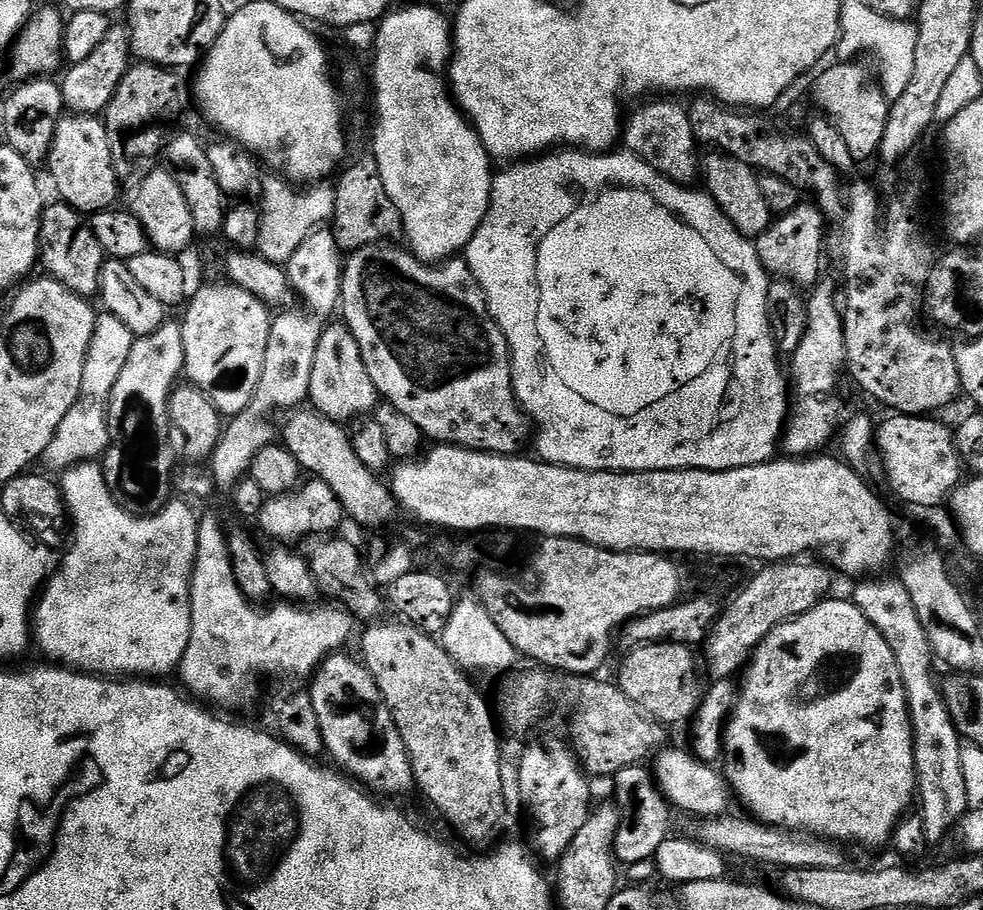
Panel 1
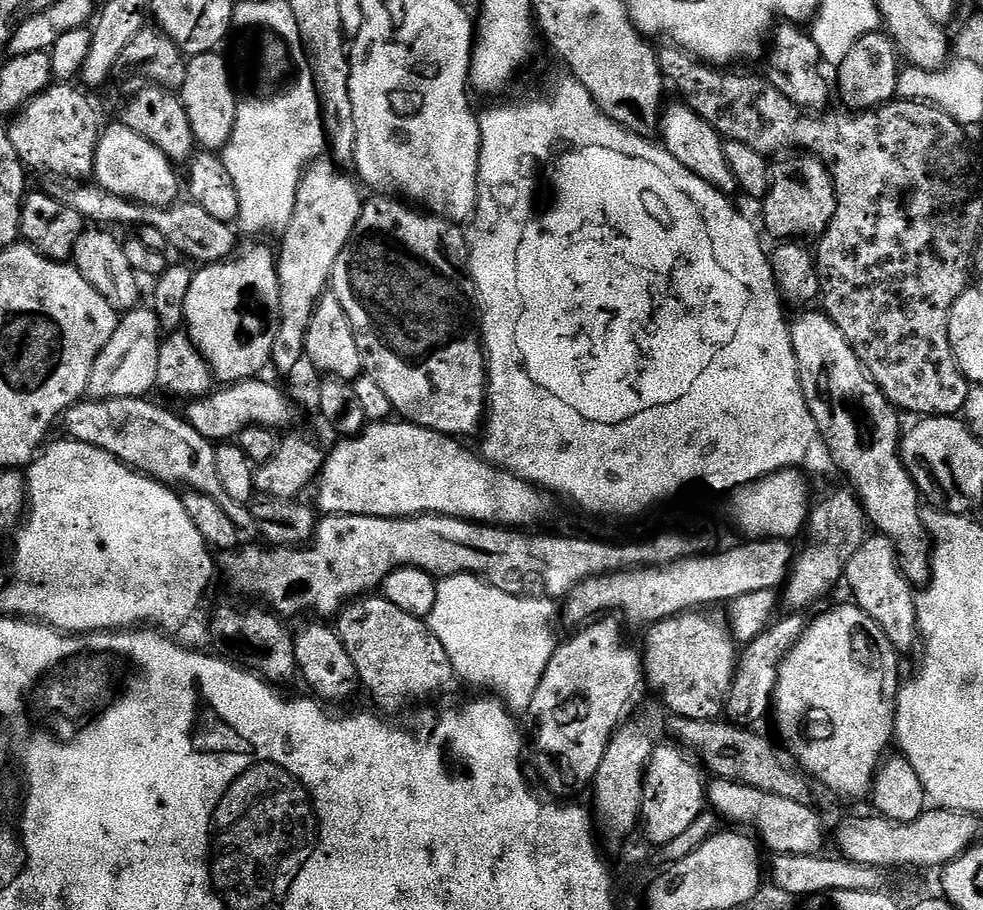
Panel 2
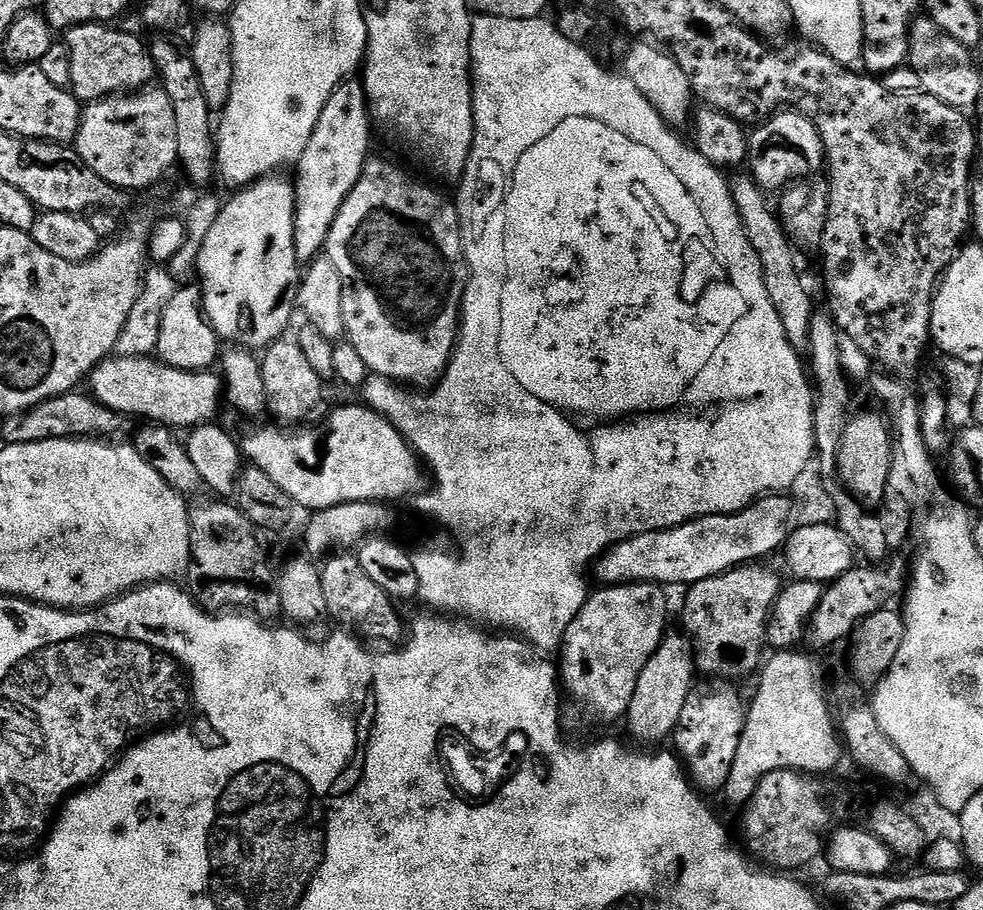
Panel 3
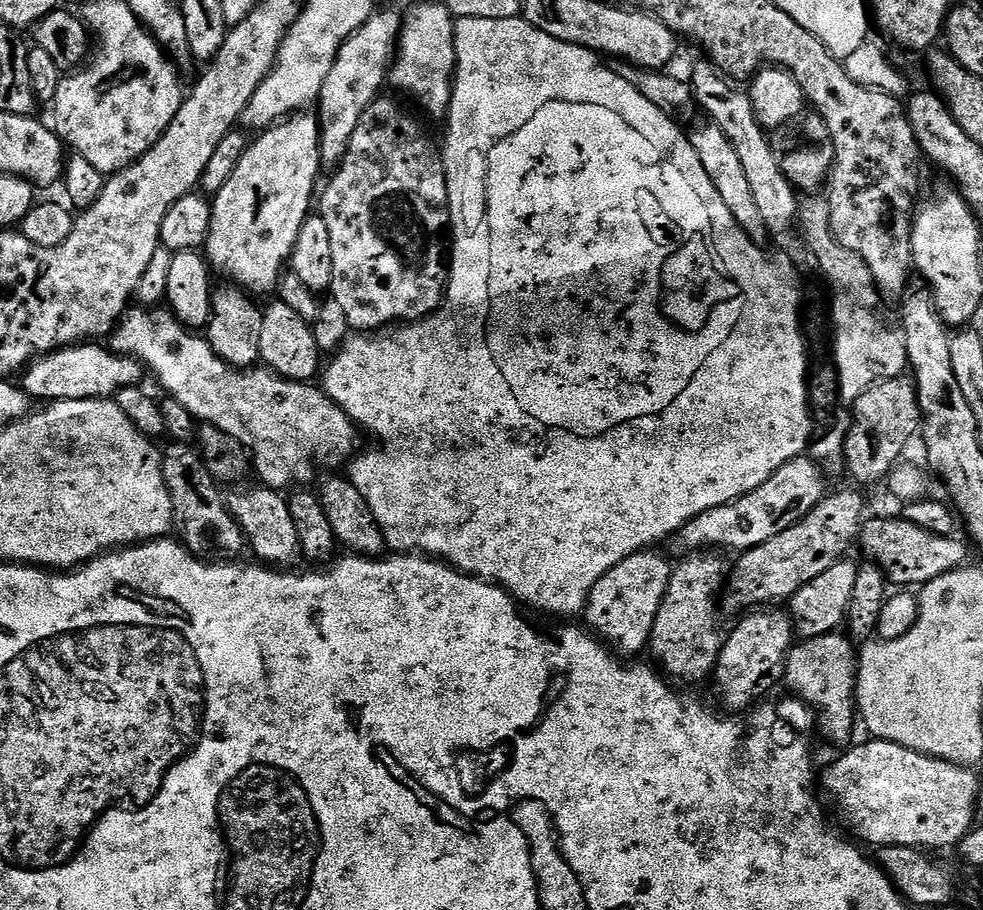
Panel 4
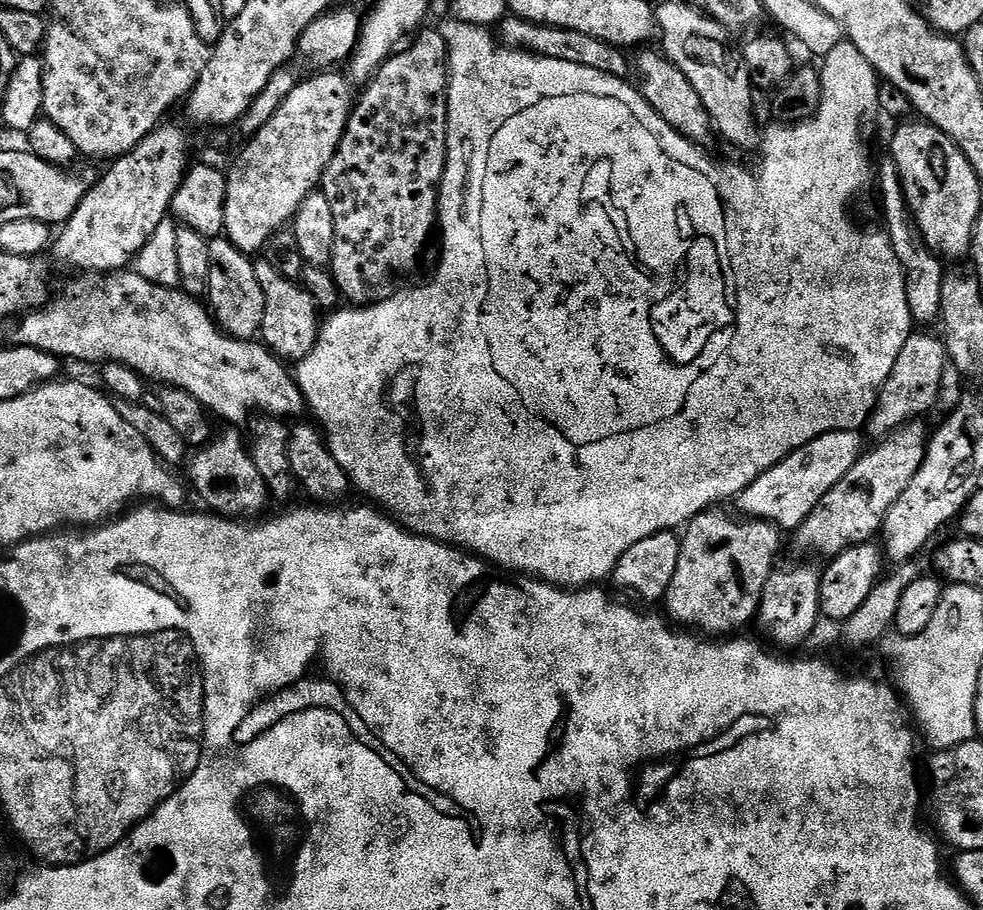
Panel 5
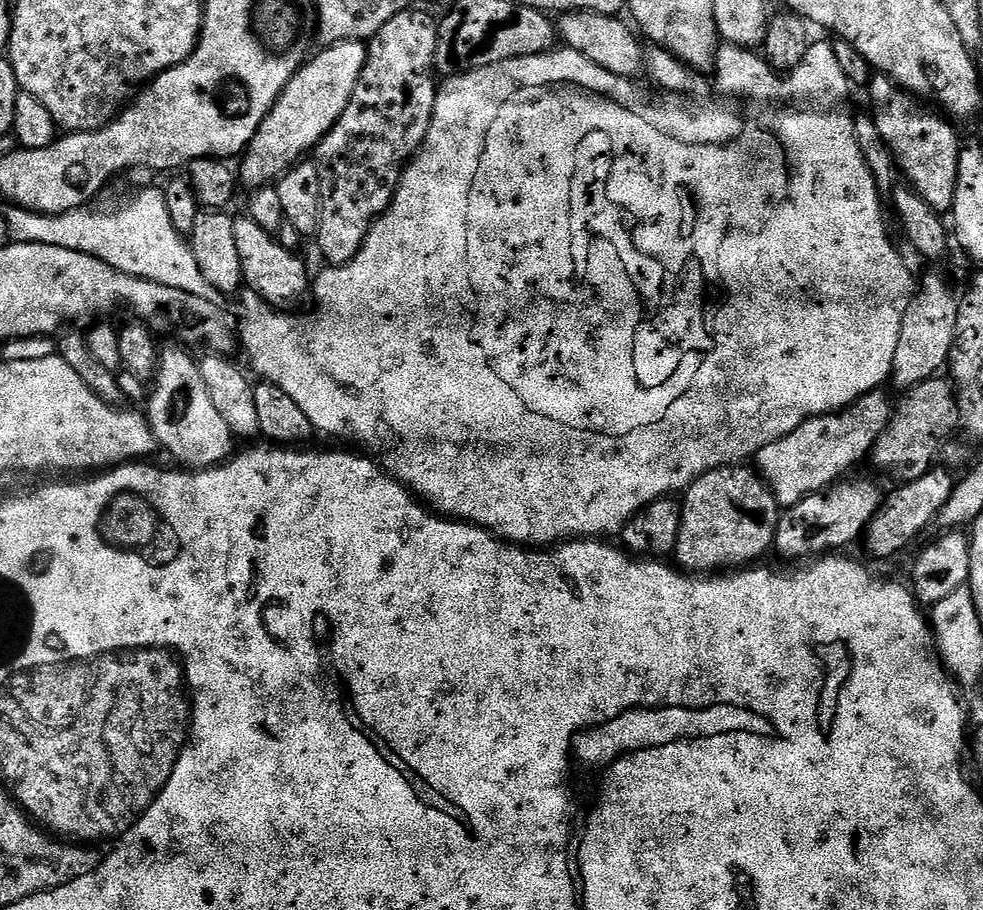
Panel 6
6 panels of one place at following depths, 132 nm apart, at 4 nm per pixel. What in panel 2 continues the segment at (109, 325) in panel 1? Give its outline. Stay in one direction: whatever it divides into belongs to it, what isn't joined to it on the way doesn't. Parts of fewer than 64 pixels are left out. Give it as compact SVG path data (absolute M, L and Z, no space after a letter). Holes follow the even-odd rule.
M139 306L132 312L125 312L116 321L110 342L98 354L94 370L90 370L87 395L93 401L147 397L151 388L157 387L158 350L162 339L160 320L151 307Z

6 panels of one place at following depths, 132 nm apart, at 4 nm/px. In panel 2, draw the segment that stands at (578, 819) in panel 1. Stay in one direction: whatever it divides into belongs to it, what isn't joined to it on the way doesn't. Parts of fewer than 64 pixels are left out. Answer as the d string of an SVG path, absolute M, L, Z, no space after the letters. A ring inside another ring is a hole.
M608 614L573 631L576 633L565 644L564 641L557 643L550 666L546 666L542 682L538 682L538 690L534 690L534 702L530 702L527 711L533 720L530 744L536 747L536 768L552 792L572 792L575 788L587 789L591 785L598 774L598 766L602 766L602 754L606 754L608 743L625 719L624 711L632 695L639 690L640 684L642 688L642 652L639 647L628 645L623 627L625 625L615 615Z

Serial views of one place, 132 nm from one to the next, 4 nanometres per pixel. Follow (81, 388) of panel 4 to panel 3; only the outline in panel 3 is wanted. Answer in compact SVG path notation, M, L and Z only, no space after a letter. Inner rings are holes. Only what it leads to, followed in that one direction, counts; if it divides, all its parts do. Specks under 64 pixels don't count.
M116 354L108 357L92 369L88 376L89 382L93 398L118 415L146 418L142 420L174 430L191 430L198 425L211 423L216 418L224 394L223 381L217 373L210 370L180 371L152 356Z

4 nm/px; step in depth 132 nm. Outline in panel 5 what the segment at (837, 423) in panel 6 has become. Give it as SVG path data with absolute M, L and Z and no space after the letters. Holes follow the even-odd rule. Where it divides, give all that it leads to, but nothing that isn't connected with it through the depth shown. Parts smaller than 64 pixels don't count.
M856 430L823 432L822 435L806 442L801 448L782 458L774 467L750 482L746 490L735 497L734 504L745 517L767 520L781 530L795 530L814 510L816 503L841 480L861 456L860 436Z

